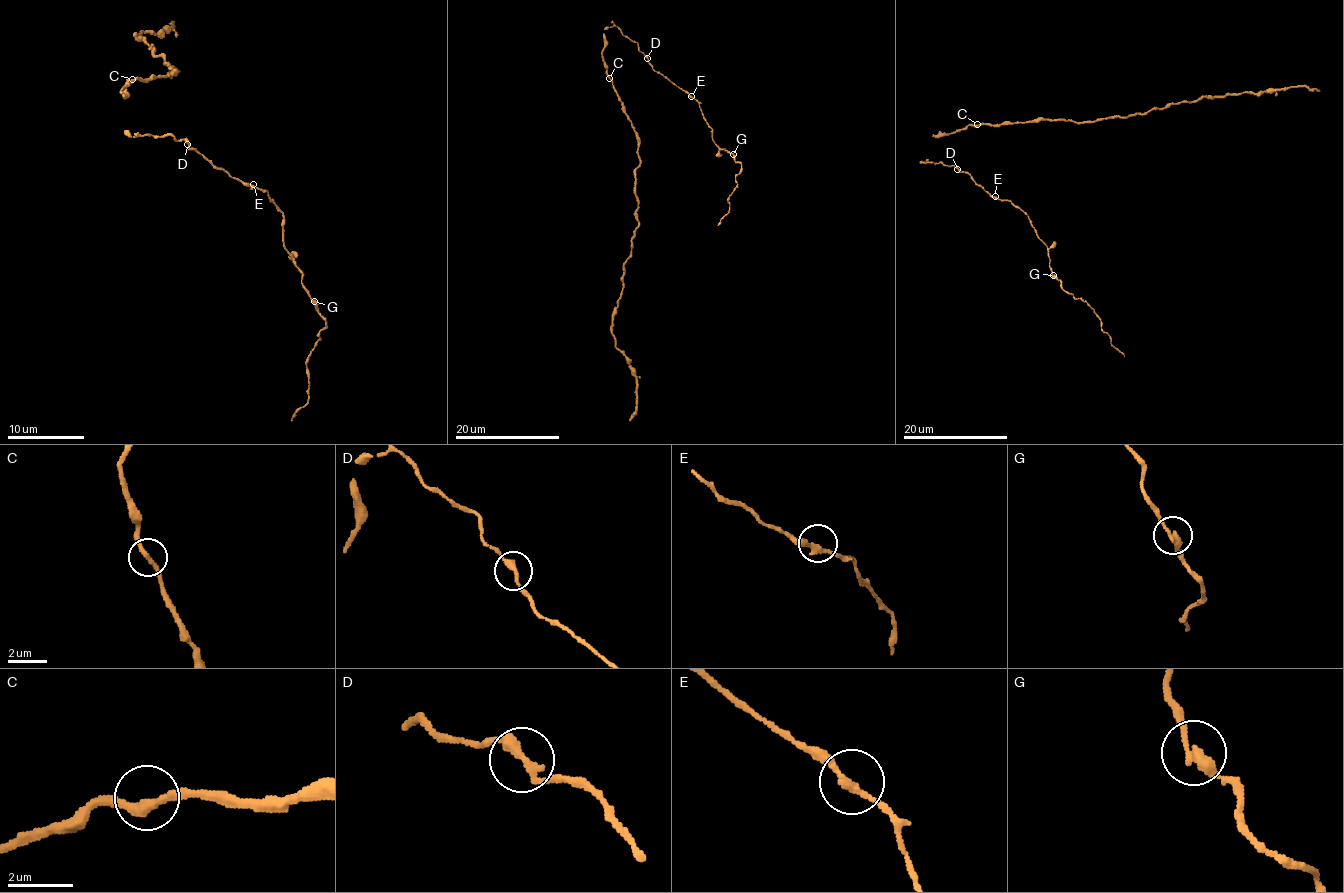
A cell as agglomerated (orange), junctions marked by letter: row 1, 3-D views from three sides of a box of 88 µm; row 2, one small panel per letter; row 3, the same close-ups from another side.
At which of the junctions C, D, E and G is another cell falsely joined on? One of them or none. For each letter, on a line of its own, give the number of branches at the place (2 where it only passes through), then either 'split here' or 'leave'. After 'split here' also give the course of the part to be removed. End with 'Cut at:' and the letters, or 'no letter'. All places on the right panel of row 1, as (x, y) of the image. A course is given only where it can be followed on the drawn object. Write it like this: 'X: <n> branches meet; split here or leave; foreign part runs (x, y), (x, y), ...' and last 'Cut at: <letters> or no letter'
C: 2 branches meet; leave
D: 2 branches meet; leave
E: 2 branches meet; leave
G: 2 branches meet; leave
Cut at: no letter

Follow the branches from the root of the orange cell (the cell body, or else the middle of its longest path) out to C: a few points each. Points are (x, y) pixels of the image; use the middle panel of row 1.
C: (603, 52), (603, 62), (609, 78)

